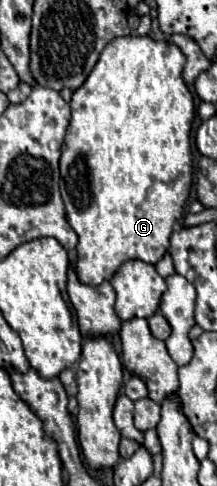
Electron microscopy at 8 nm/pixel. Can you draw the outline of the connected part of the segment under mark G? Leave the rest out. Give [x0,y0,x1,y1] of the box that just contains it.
[60,36,194,286]

